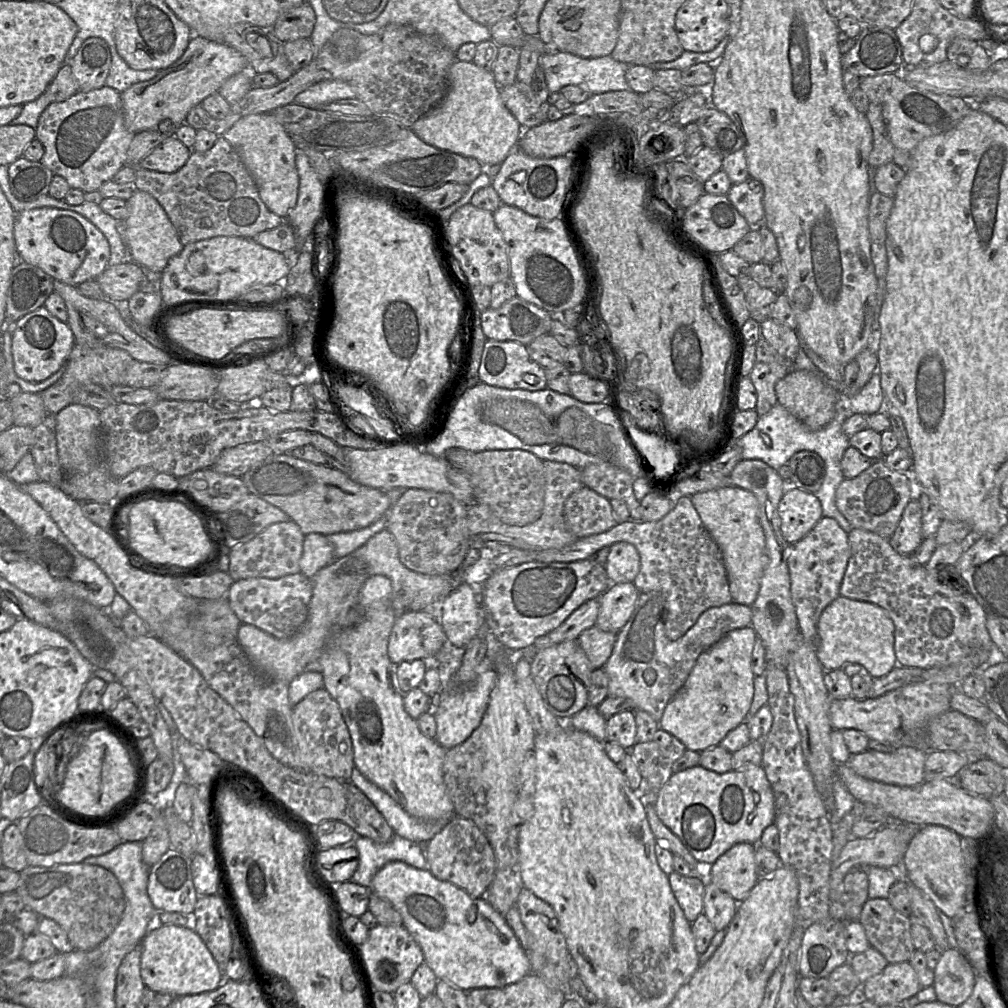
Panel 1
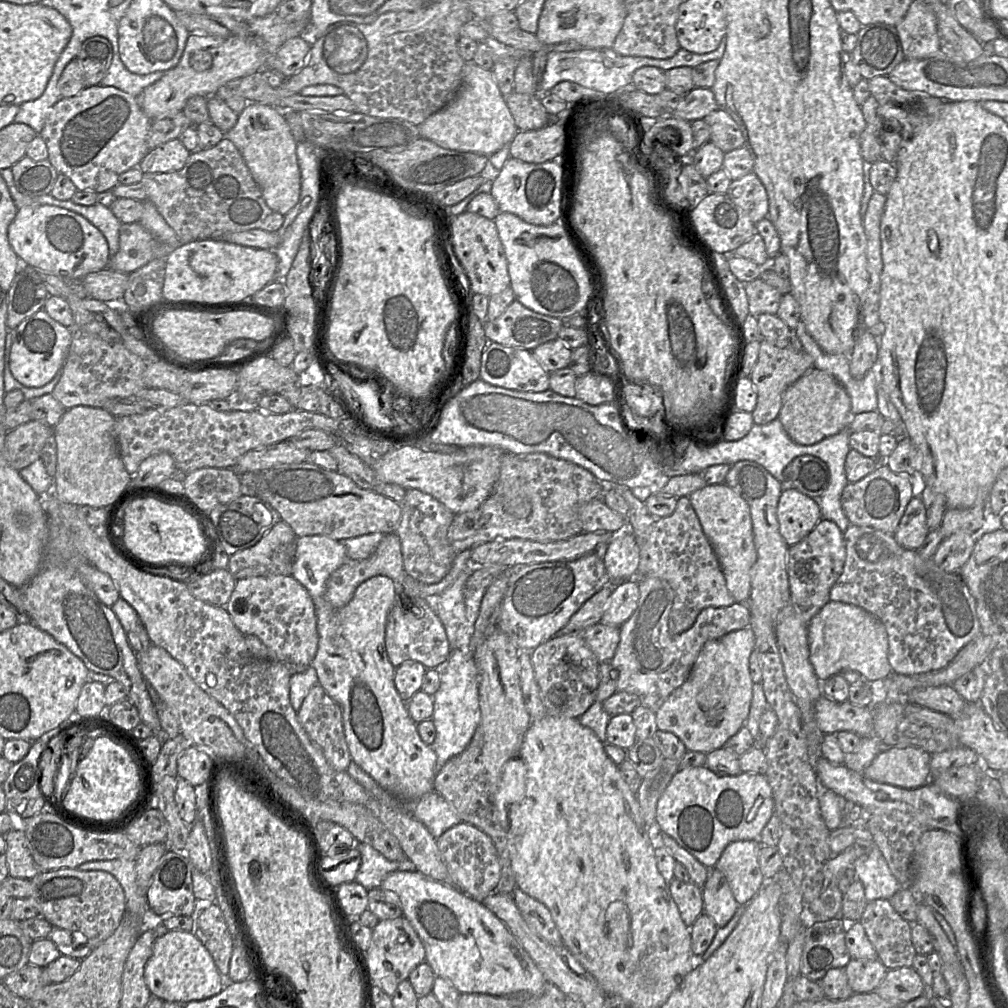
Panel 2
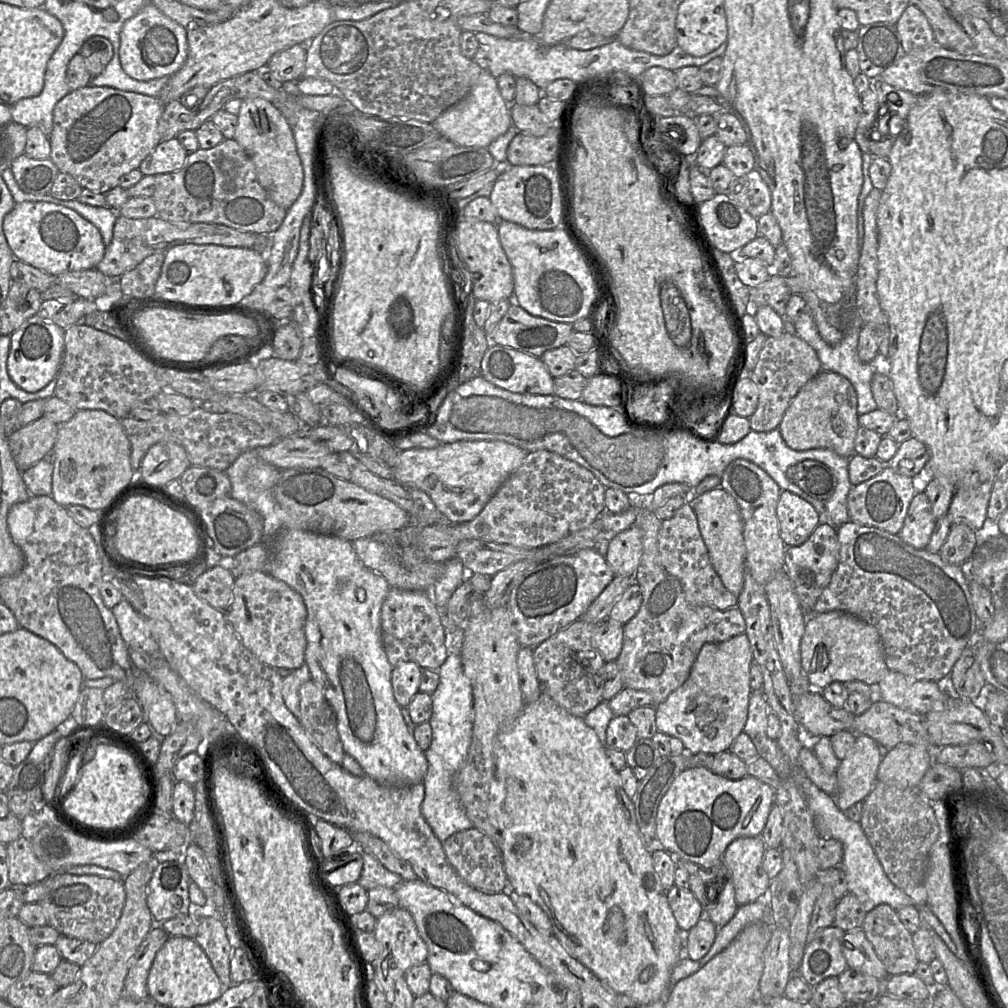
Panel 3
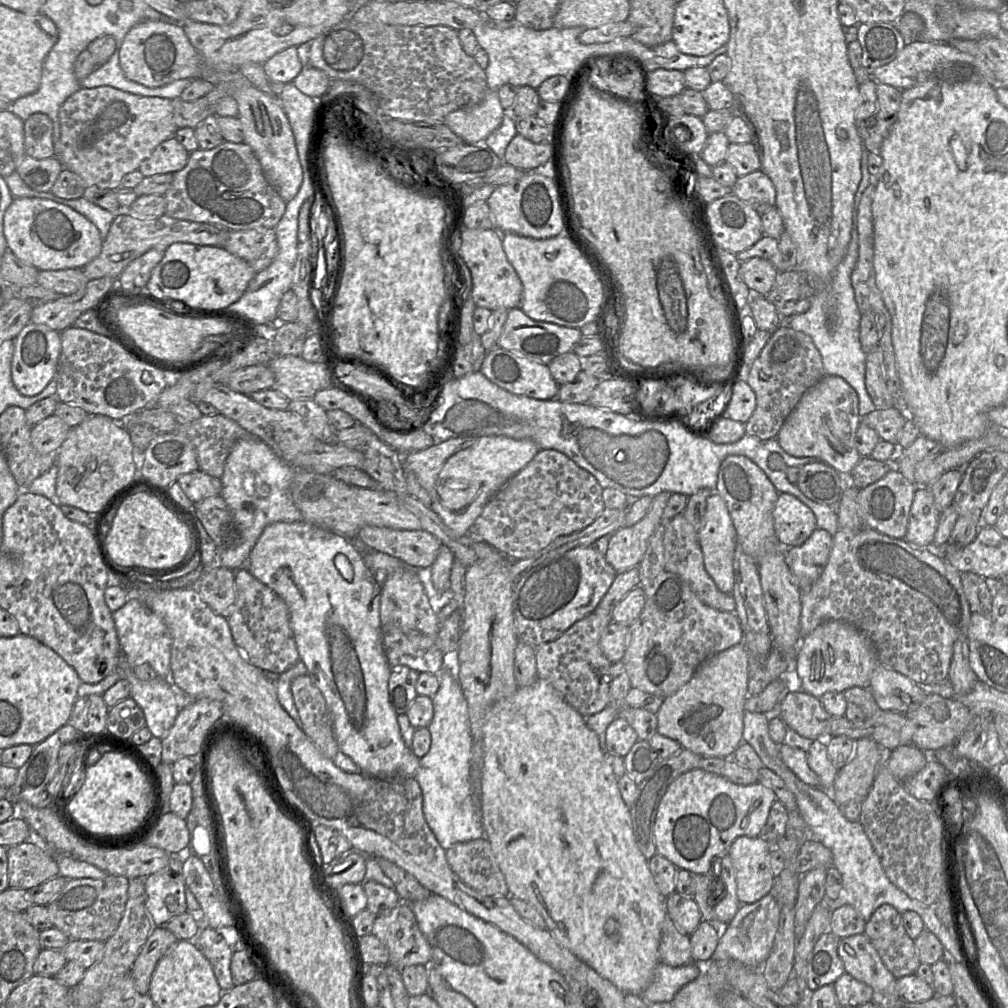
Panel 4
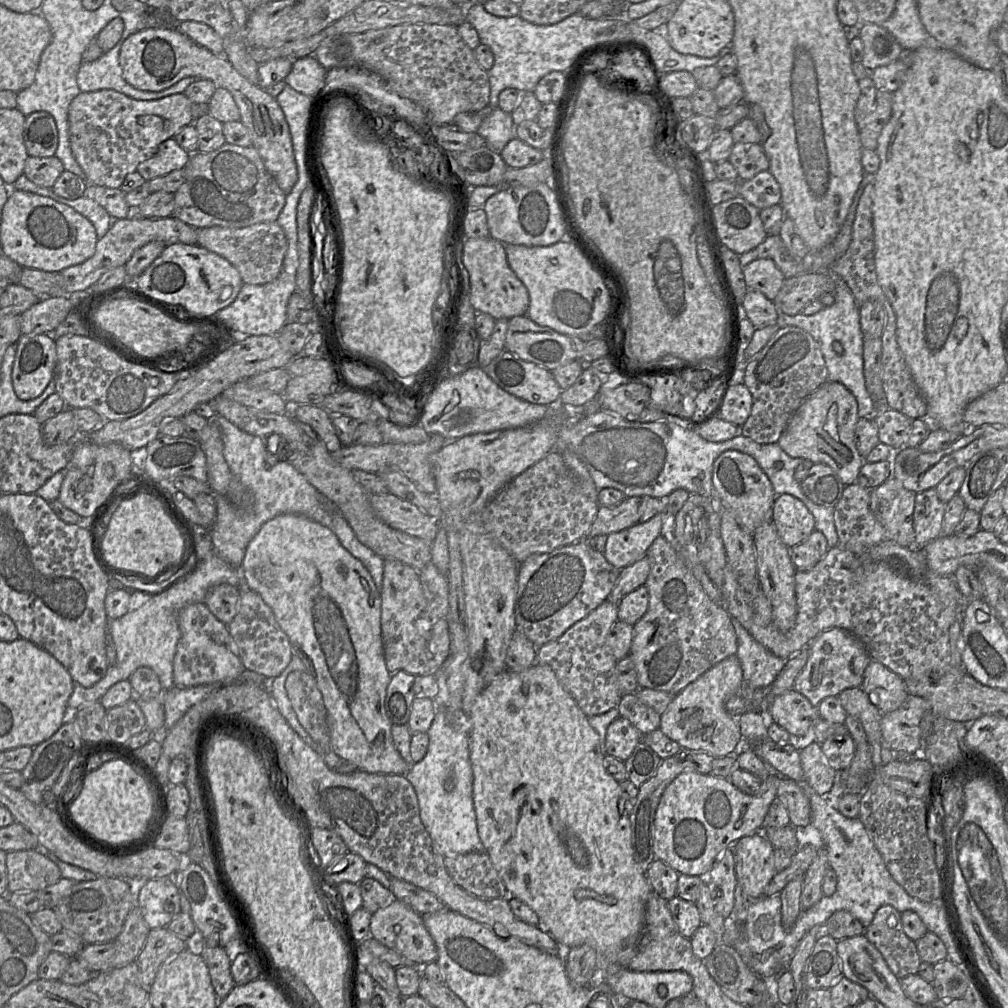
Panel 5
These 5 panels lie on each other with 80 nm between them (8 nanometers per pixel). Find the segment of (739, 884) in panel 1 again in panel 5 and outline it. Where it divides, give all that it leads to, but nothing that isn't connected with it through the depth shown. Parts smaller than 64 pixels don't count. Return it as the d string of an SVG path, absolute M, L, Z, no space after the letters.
M758 831L738 839L733 845L736 884L750 900L762 897L764 888L776 874L773 863L774 847Z

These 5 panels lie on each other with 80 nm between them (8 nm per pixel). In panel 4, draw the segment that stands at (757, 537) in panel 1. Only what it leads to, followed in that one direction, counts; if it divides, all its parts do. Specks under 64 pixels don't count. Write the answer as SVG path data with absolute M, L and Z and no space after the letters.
M713 492L707 499L698 538L703 553L705 570L721 592L731 594L735 581L733 559L737 546L737 534L726 503L716 492Z

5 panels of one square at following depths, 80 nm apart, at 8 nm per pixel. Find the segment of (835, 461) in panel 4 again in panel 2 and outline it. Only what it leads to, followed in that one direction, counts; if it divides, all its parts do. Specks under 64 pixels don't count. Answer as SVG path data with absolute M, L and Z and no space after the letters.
M813 367L784 391L778 419L793 442L813 445L849 429L851 400L844 386L832 374Z

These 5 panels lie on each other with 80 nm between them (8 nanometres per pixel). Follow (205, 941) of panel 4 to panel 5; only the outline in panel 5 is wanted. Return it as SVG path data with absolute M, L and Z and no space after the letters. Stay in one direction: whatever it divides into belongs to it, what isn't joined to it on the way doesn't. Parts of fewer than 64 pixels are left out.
M205 944L201 956L208 967L215 993L222 1001L236 986L231 973L232 961L221 946L210 947Z

